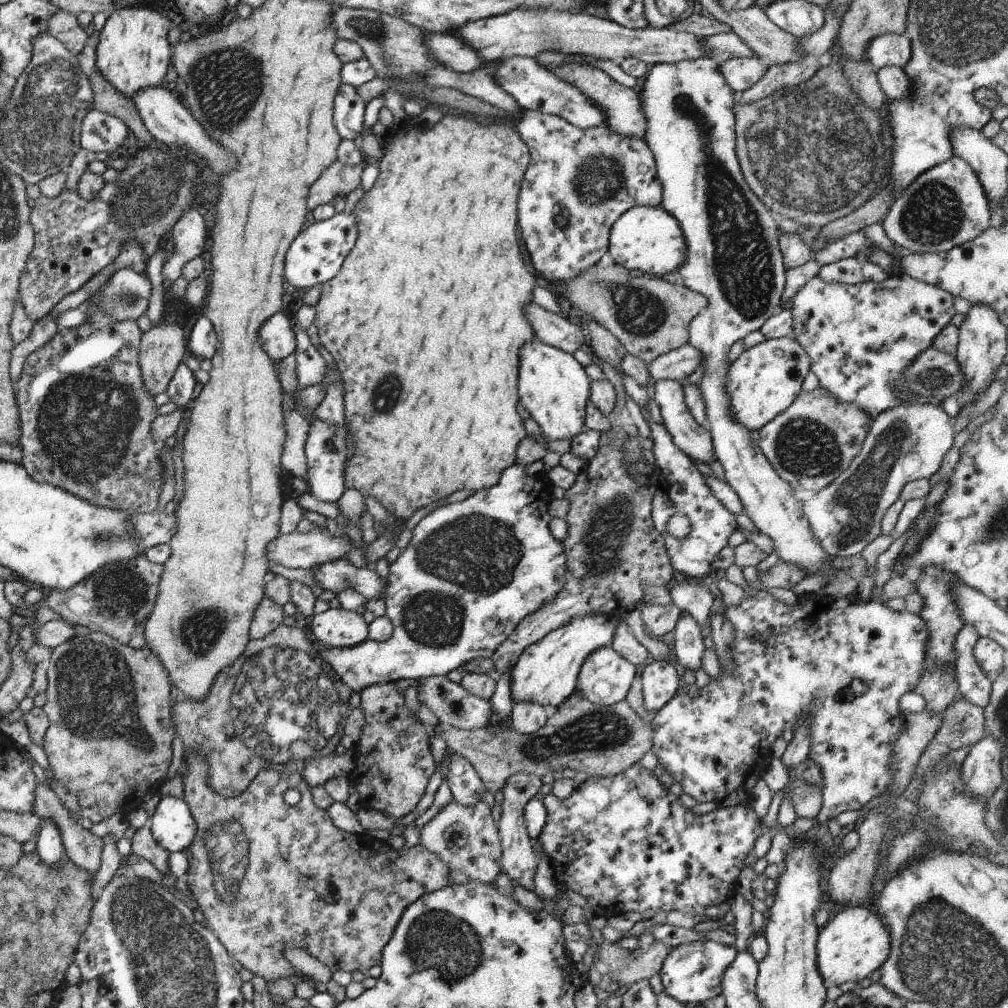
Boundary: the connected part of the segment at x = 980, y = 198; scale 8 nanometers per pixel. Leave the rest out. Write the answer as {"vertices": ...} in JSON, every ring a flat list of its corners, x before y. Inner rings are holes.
{"vertices":[[954,156,947,162,924,172,902,193,896,194,881,224,894,246,901,247,906,253,942,253,983,234,990,227,991,213,989,199,975,171,965,159]]}

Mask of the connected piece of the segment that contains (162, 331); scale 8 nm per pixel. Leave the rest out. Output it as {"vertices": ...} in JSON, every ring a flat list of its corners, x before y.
{"vertices":[[162,320,160,324,148,330,141,335,141,344,139,347,139,366,142,372,142,380,146,386,147,392,156,397,158,394,164,393,170,380,174,376,174,372,183,362,184,354,186,354,186,338,184,338,184,330,177,320]]}

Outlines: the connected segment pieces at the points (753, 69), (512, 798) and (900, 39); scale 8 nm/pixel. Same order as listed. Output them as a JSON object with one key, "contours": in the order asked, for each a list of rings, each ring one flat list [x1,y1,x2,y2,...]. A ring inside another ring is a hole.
{"contours":[[[737,57,719,63,719,72,736,93,755,86,768,71,769,64,758,57]],[[528,772,517,773,510,776,503,787,504,801,502,802,502,817,498,820,499,838,501,841,501,871,508,876,512,884,533,891,535,888,534,876,537,872,537,854,534,850,534,841,527,832,527,824,524,818,525,806,530,800,540,796,543,786,540,776]],[[885,33,869,41,865,58,875,72,886,66,903,70,910,61,911,53,911,43,906,34]]]}

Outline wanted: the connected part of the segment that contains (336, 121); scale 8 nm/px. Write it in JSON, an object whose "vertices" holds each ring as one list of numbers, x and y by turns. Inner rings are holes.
{"vertices":[[342,83,334,100,333,124,341,139,354,141,365,126,367,103,351,85]]}

